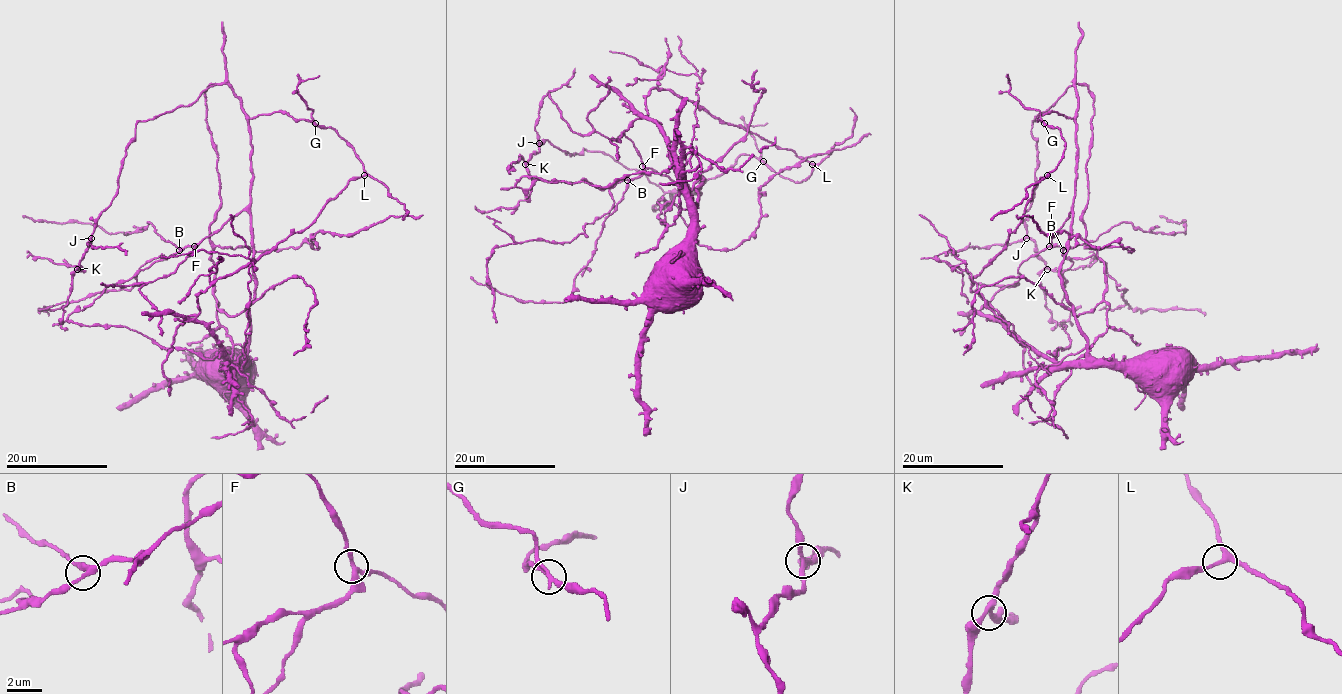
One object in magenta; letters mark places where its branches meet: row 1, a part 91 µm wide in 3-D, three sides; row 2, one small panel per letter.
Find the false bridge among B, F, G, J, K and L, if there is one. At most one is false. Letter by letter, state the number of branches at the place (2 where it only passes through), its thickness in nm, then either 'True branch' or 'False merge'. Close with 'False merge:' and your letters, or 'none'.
B: Branches: 3. Thickness 280 nm. True branch
F: Branches: 3. Thickness 260 nm. True branch
G: Branches: 3. Thickness 240 nm. False merge
J: Branches: 3. Thickness 240 nm. True branch
K: Branches: 3. Thickness 240 nm. True branch
L: Branches: 3. Thickness 280 nm. True branch
False merge: G

